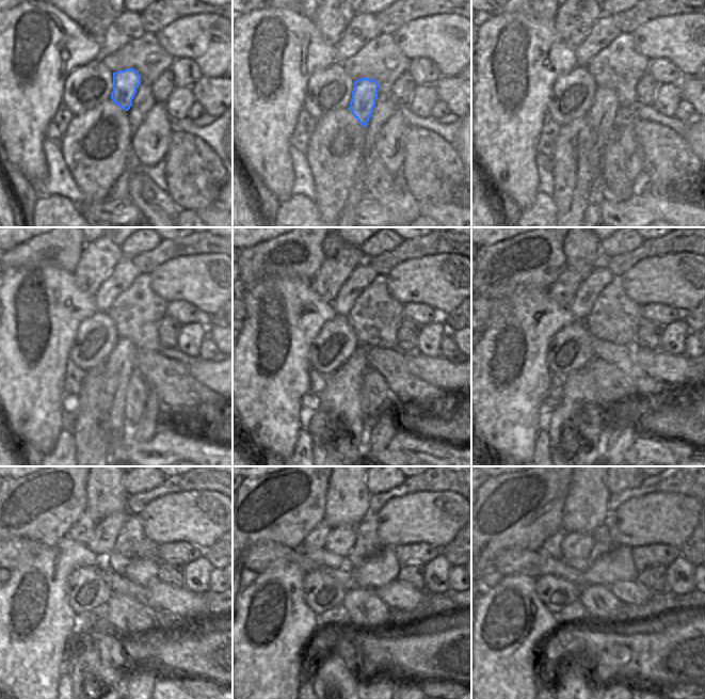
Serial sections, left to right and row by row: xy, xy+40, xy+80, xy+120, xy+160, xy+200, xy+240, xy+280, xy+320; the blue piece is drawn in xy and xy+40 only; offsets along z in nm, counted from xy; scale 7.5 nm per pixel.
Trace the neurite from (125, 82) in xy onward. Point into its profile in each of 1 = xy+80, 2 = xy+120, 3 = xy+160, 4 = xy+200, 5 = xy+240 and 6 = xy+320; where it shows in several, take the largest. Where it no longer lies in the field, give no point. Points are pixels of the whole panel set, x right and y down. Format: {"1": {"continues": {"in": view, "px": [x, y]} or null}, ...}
{"1": {"continues": {"in": "xy+80", "px": [601, 115]}}, "2": {"continues": {"in": "xy+120", "px": [118, 367]}}, "3": {"continues": {"in": "xy+160", "px": [340, 400]}}, "4": {"continues": {"in": "xy+200", "px": [577, 410]}}, "5": {"continues": {"in": "xy+240", "px": [96, 662]}}, "6": {"continues": {"in": "xy+320", "px": [572, 683]}}}

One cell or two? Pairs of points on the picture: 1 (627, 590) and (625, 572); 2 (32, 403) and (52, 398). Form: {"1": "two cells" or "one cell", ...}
{"1": "two cells", "2": "one cell"}

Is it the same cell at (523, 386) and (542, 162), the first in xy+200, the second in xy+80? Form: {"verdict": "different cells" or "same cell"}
{"verdict": "different cells"}

